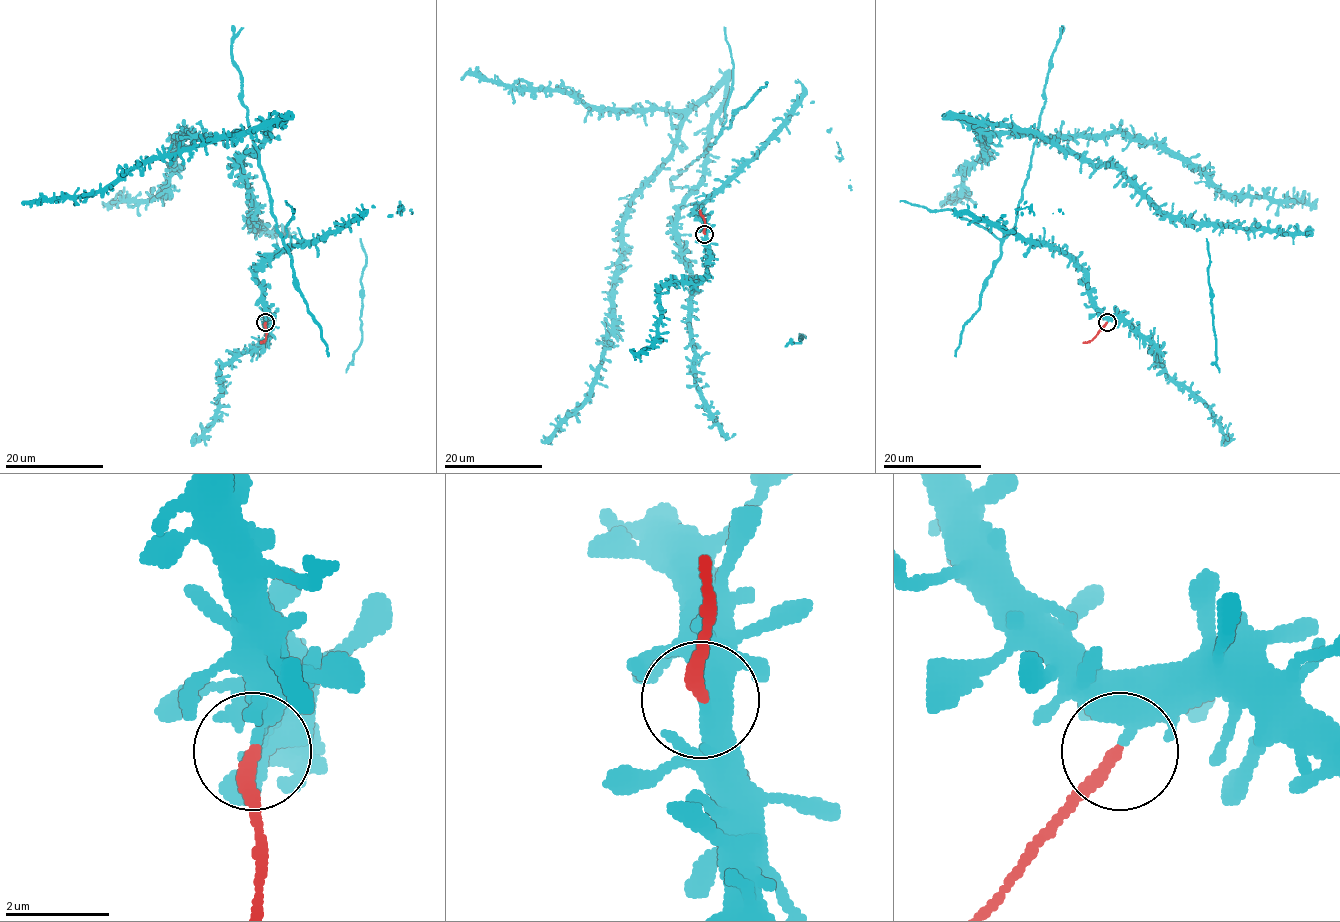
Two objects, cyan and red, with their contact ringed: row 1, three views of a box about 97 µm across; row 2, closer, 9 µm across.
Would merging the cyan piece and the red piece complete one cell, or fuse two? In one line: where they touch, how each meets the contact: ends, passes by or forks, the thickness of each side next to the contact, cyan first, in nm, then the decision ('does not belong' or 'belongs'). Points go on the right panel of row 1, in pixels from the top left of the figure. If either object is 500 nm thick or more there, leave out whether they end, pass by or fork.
(1107, 322) | cyan passes by | red ends | 280/260 nm | does not belong

